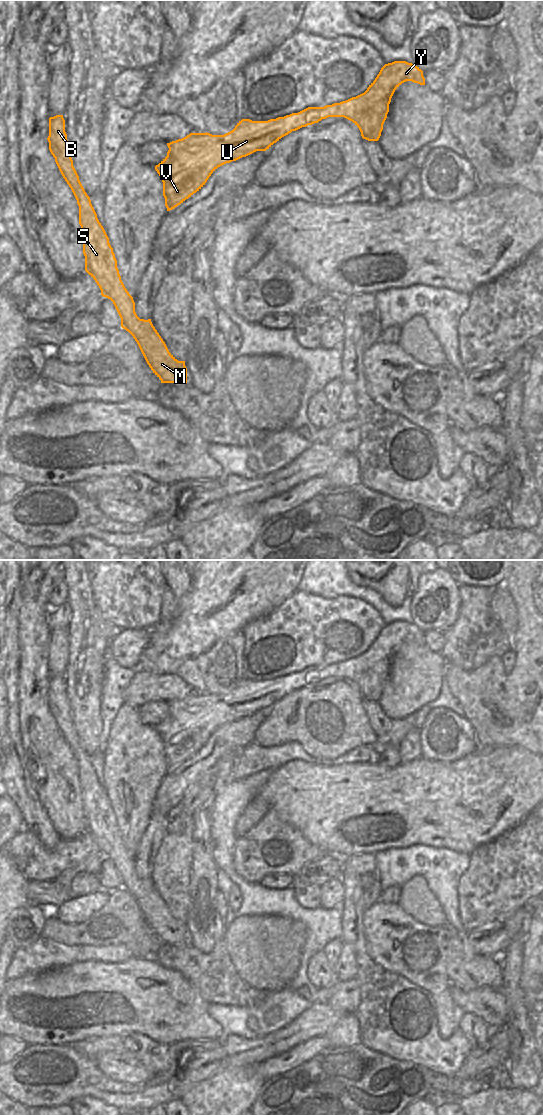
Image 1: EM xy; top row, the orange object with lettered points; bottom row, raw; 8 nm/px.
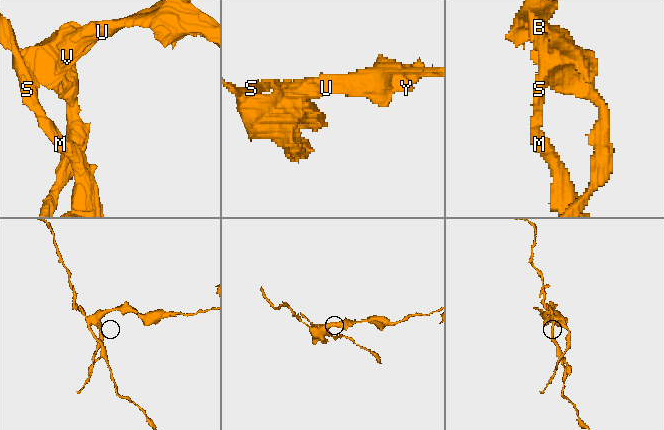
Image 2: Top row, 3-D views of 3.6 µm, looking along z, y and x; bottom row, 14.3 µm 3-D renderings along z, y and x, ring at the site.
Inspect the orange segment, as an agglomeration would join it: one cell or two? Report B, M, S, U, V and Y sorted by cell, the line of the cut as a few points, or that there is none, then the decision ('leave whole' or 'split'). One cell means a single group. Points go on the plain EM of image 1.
B M S / U V Y | xy (101, 785), (99, 797), (103, 801), (108, 801) | split

